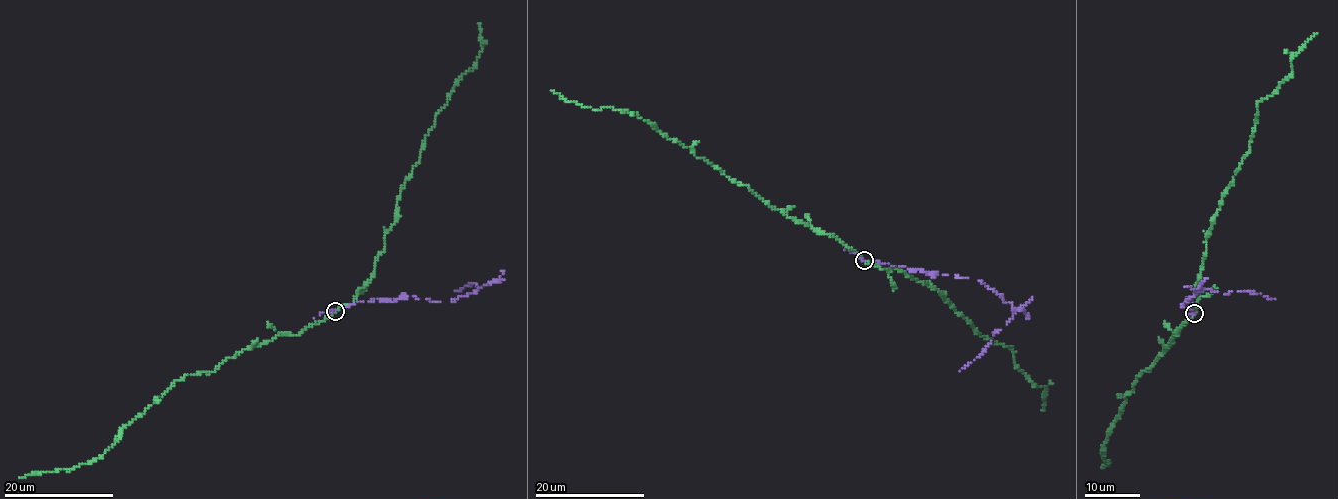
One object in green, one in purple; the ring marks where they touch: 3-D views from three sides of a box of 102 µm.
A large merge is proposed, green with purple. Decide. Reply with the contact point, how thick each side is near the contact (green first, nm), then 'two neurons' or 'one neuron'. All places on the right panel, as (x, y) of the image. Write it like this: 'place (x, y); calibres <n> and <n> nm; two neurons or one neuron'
place (1194, 313); calibres 240 and 320 nm; two neurons

